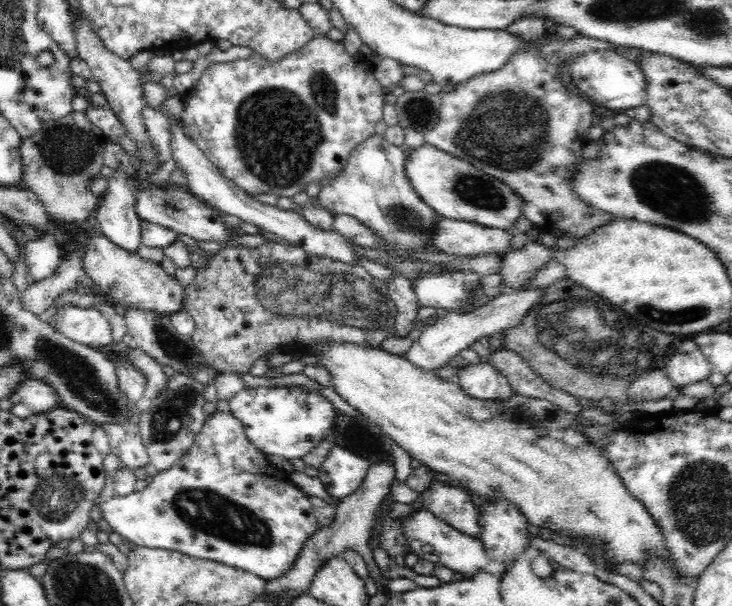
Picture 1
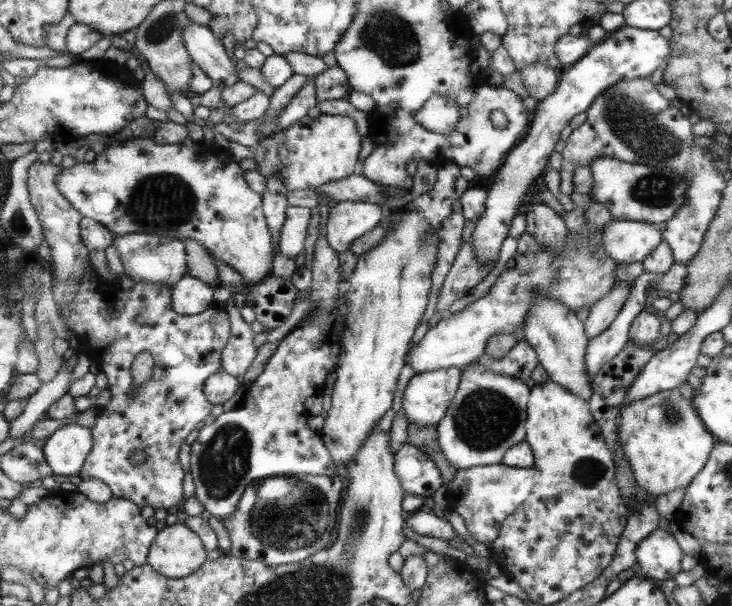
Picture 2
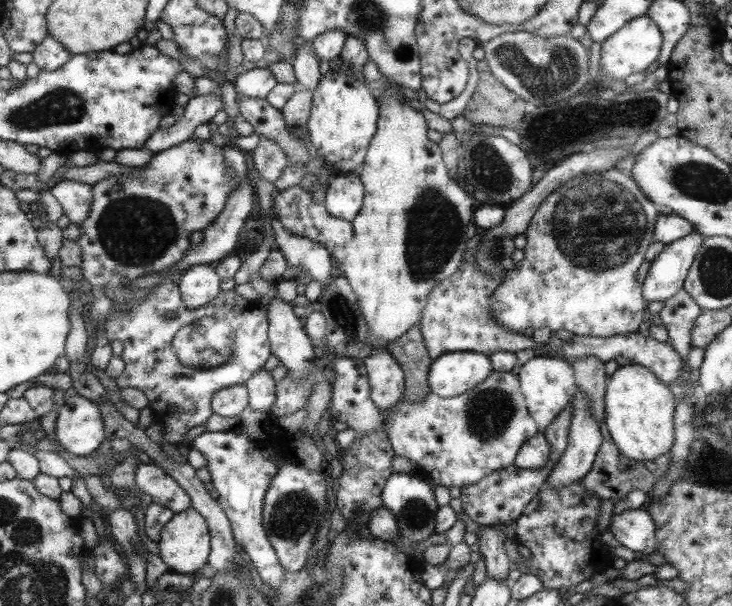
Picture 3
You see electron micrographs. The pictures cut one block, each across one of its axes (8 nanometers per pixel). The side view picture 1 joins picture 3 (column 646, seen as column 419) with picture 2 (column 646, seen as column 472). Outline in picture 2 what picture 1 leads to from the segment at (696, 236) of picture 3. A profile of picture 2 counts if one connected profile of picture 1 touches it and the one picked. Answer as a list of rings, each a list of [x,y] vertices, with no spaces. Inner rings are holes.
[[[645,272],[641,276],[638,276],[636,280],[630,285],[630,295],[628,295],[628,300],[626,300],[625,305],[622,310],[618,313],[615,321],[604,331],[602,334],[595,336],[593,339],[589,340],[587,346],[587,372],[590,375],[590,385],[591,381],[598,374],[598,371],[602,369],[608,362],[614,357],[618,356],[622,349],[627,346],[630,334],[630,327],[632,321],[640,312],[644,311],[644,306],[646,304],[646,295],[650,291],[650,287],[655,288],[659,282],[660,274]]]

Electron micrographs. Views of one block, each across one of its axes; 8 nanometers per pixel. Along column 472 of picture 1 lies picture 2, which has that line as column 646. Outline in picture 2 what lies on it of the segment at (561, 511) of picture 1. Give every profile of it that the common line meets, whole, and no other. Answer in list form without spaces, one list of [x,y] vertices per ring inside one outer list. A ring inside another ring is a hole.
[[[674,389],[657,392],[621,409],[621,447],[634,469],[639,487],[652,498],[676,489],[686,490],[711,458],[712,448],[715,448],[712,432],[706,430],[692,403],[679,389]]]

